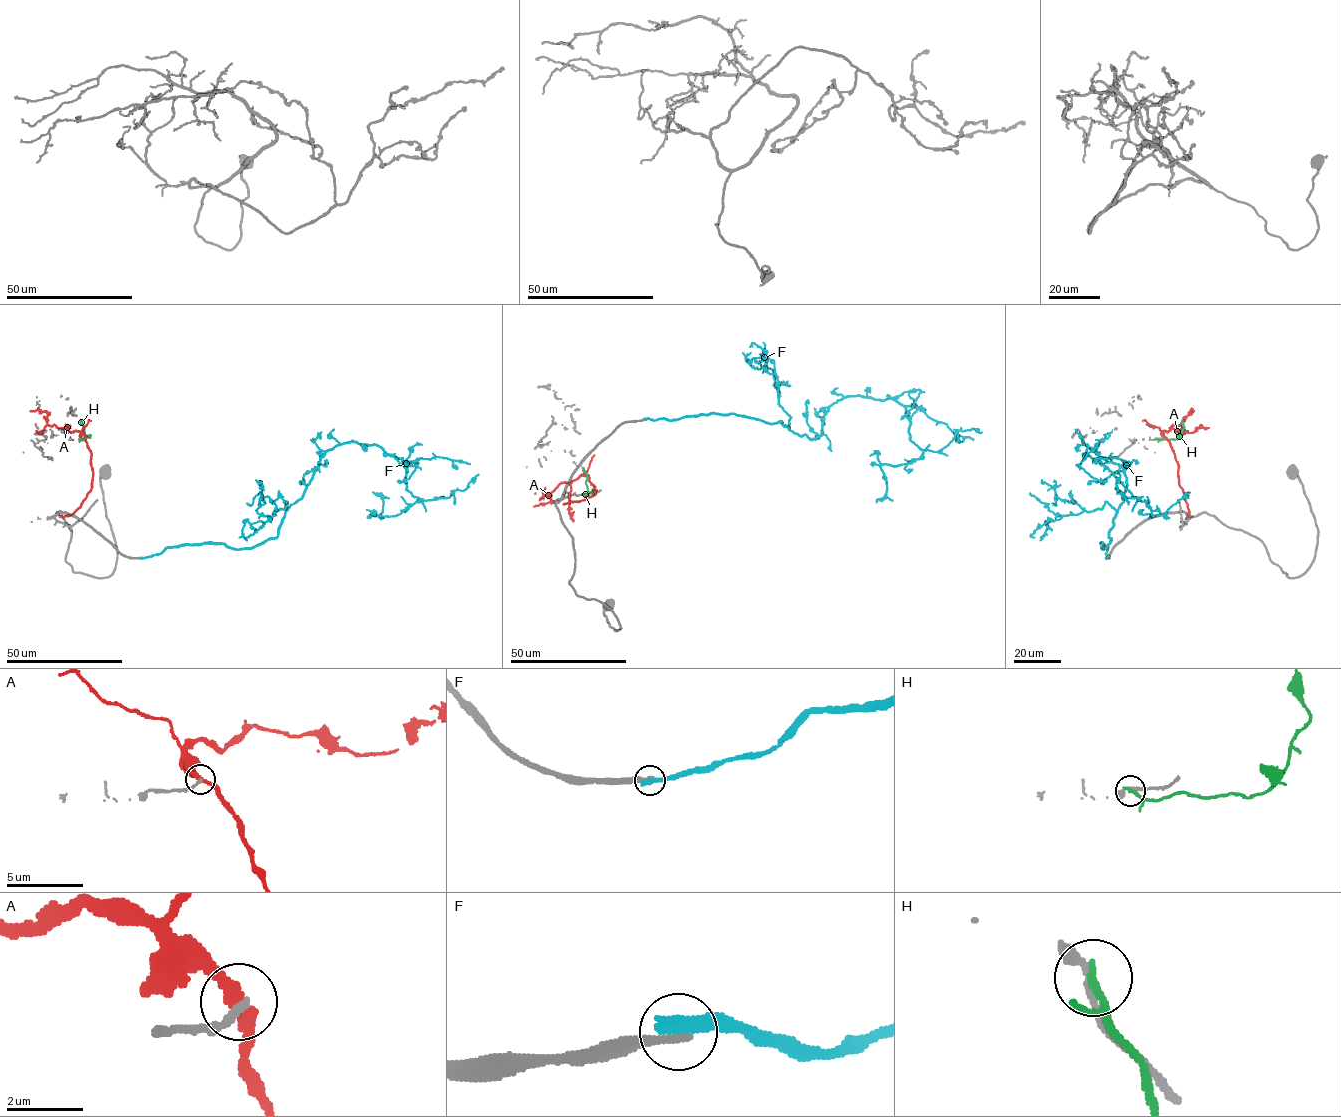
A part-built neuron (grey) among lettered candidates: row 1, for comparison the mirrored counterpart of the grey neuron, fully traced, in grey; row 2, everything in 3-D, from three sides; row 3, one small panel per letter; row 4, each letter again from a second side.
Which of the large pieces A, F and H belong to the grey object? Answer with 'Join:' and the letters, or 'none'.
Join: none

